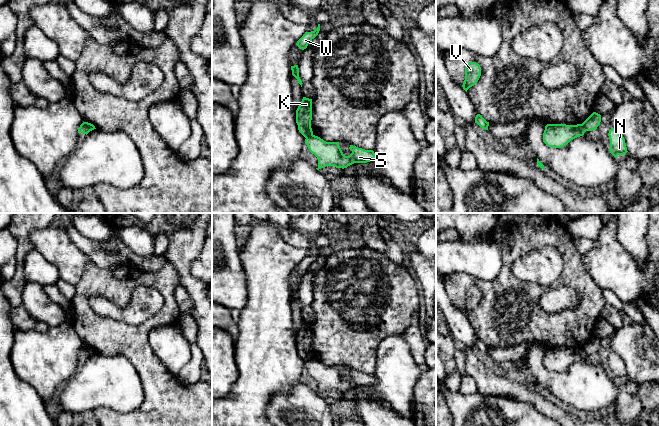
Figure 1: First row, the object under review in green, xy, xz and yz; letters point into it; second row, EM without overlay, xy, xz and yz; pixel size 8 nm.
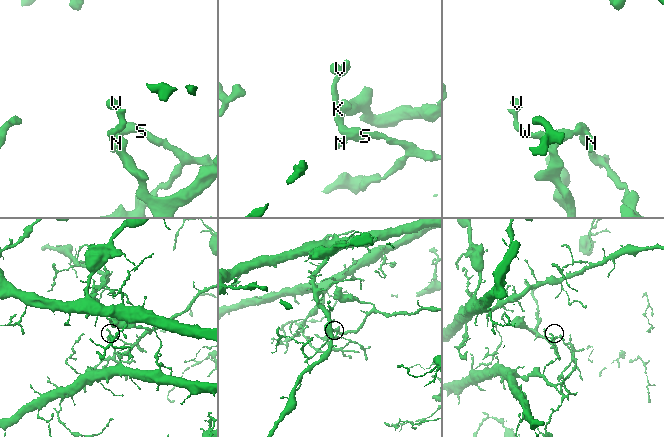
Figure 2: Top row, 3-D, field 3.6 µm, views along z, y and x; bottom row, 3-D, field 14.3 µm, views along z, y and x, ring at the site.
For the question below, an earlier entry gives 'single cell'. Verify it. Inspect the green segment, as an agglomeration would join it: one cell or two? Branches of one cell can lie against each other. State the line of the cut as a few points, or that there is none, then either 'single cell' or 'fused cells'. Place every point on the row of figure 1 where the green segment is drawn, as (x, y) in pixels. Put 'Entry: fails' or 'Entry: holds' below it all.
cut yz (582, 123), (586, 130); fused cells
Entry: fails

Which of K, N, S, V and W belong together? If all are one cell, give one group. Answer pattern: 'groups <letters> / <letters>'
groups K V W / N S

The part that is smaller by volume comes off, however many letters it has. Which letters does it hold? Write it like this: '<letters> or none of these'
K, V, W

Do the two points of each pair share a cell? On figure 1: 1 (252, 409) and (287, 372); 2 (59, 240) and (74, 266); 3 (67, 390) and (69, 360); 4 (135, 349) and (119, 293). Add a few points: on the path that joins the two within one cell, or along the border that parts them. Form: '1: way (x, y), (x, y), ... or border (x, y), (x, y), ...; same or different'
1: way (258, 400), (278, 380); same
2: way (59, 246), (59, 249), (69, 260); same
3: border (77, 370), (59, 388); different
4: way (109, 336), (83, 310), (83, 295), (93, 289); same

